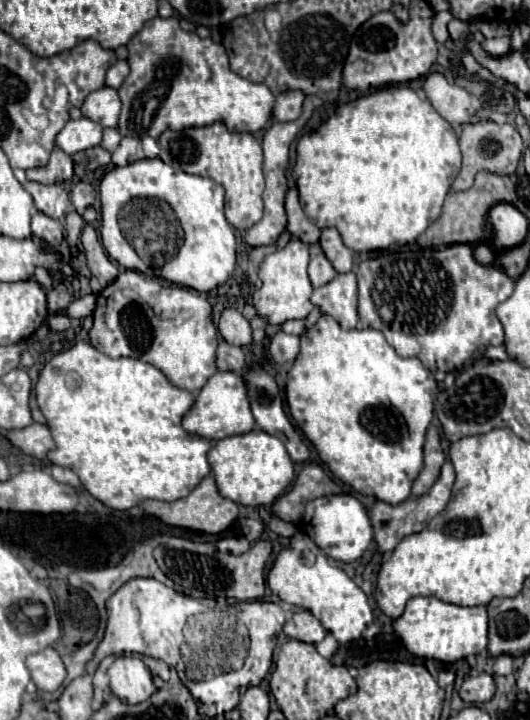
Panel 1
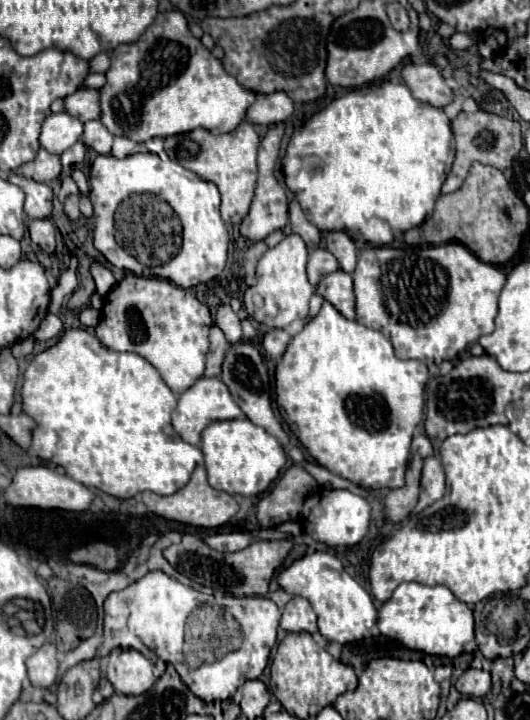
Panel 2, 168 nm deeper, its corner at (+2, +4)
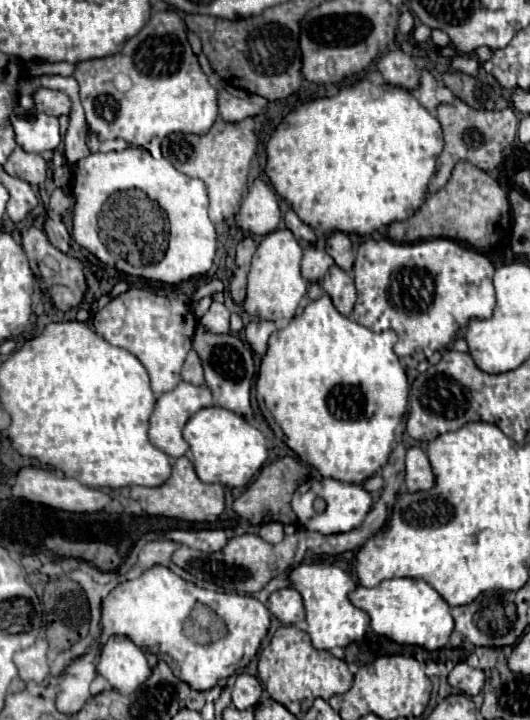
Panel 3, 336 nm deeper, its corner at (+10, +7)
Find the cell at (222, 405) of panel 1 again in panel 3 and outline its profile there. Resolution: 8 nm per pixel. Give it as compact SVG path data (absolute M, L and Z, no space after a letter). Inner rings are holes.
M182 380L174 390L160 394L158 402L154 406L152 418L150 418L150 440L152 440L152 444L158 446L162 452L166 452L172 458L184 456L184 452L188 450L188 442L182 438L182 430L184 430L184 426L192 414L196 414L198 410L208 408L208 406L212 406L212 392L208 386L194 386L194 384L188 384Z

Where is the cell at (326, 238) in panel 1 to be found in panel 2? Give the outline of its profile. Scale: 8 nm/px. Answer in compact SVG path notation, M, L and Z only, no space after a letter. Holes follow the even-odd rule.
M332 231L326 237L328 249L332 251L332 255L336 255L340 269L344 269L346 273L352 273L356 267L356 245L354 241L342 233L342 231Z

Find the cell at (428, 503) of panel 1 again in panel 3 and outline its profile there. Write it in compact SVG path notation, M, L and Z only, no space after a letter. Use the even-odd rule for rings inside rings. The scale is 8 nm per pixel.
M408 448L406 452L406 490L420 492L430 490L434 486L434 474L430 468L430 460L422 448Z

